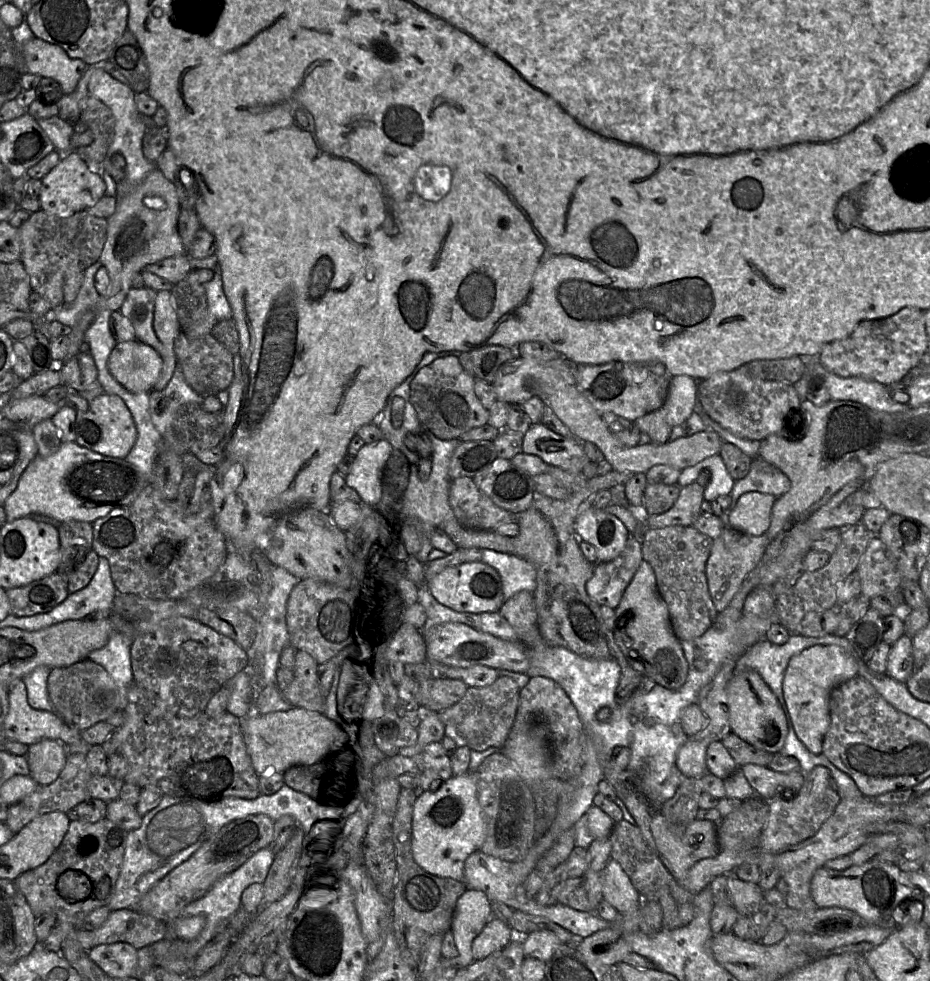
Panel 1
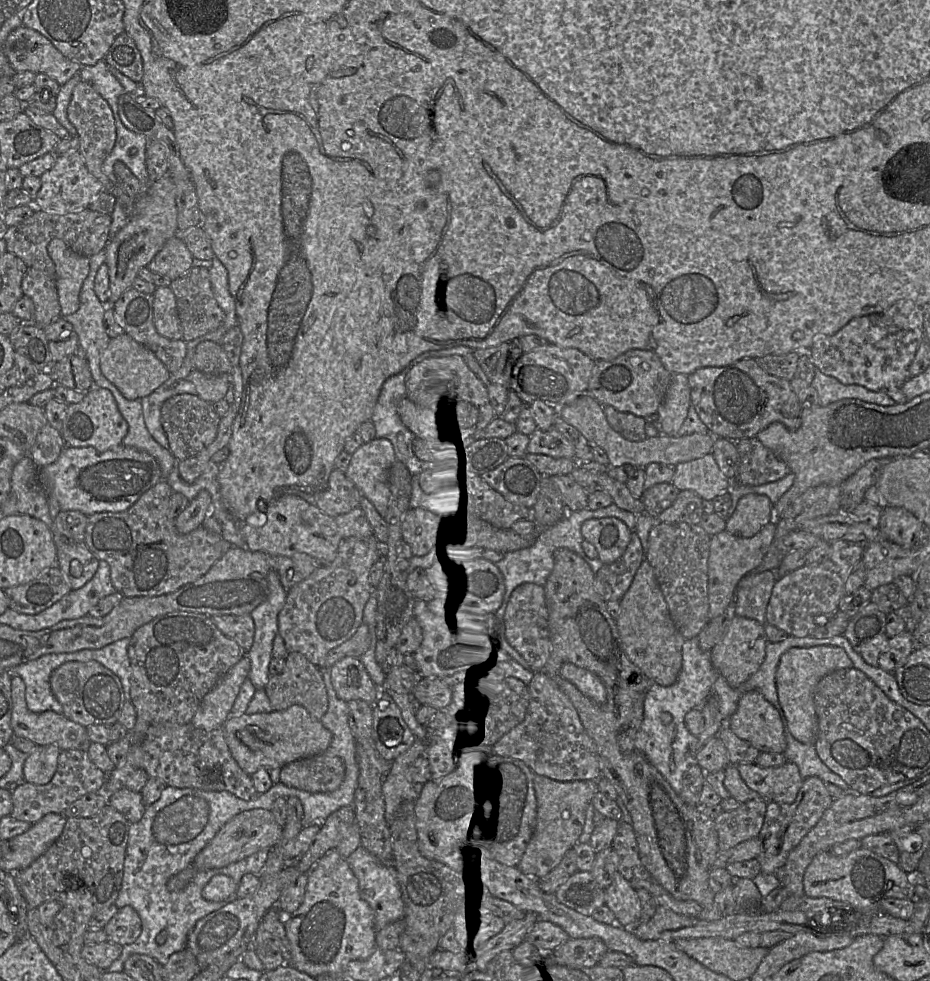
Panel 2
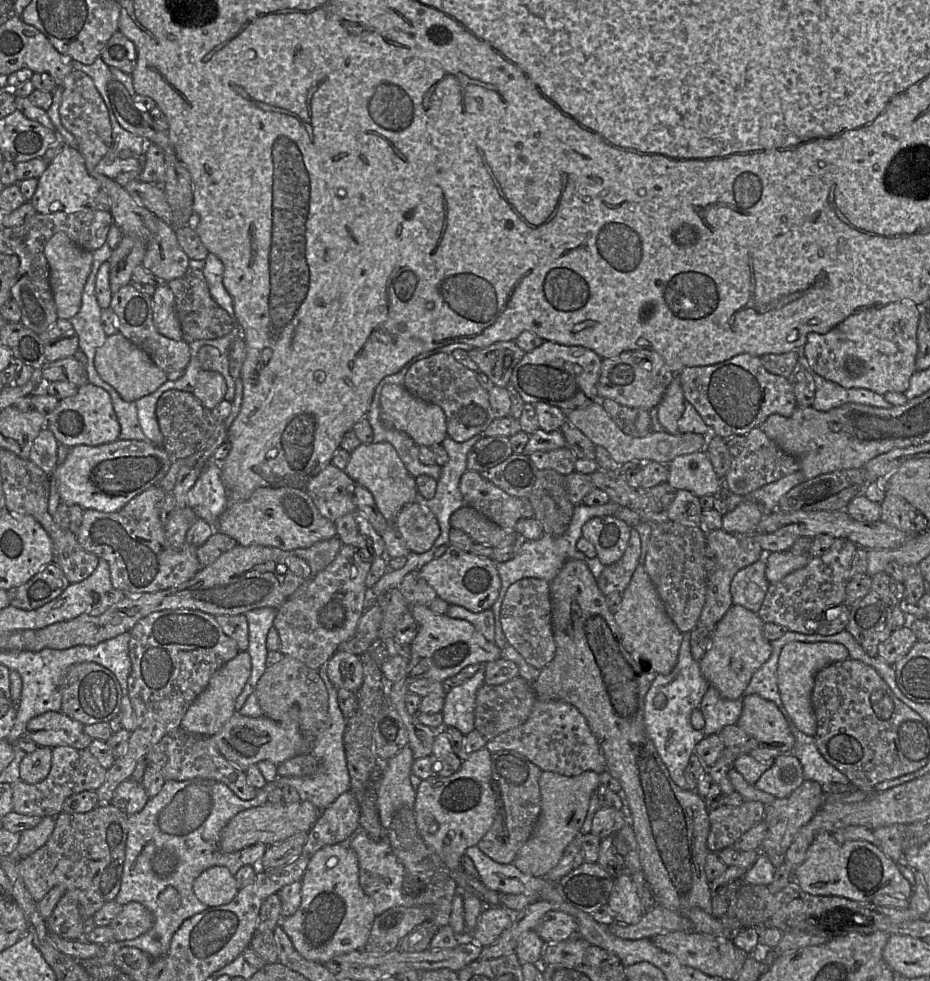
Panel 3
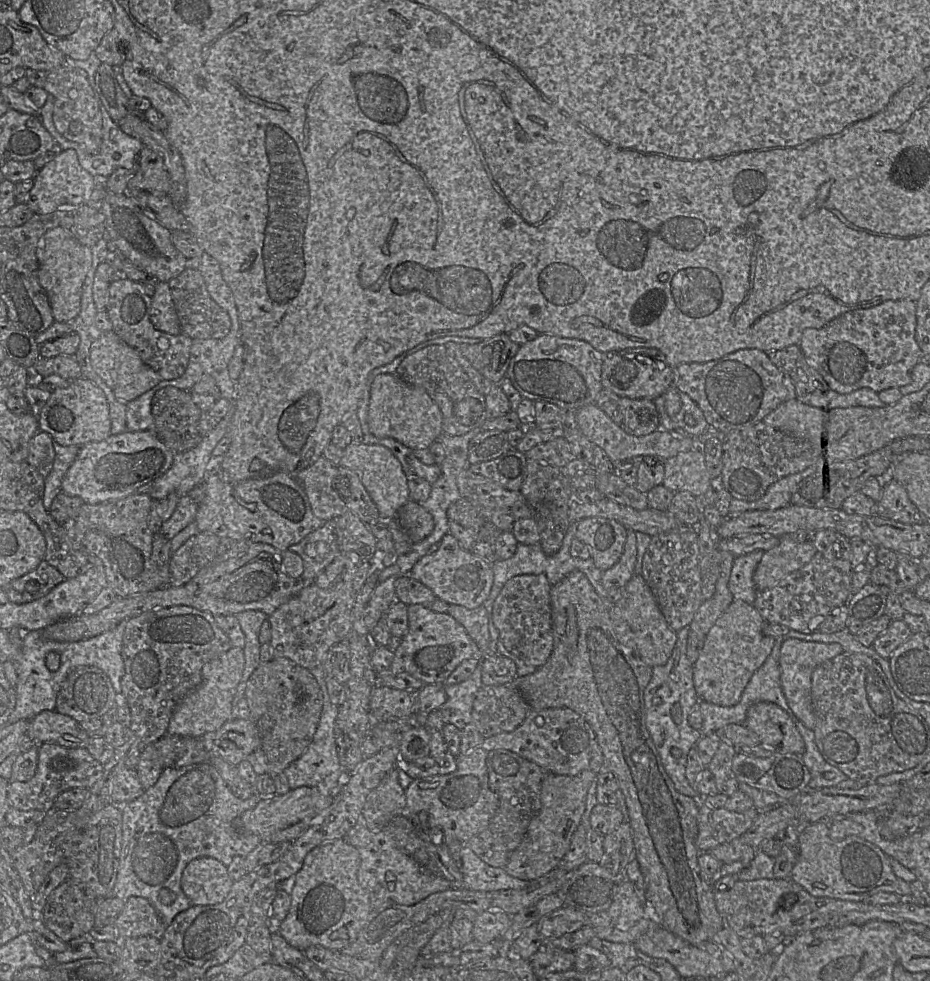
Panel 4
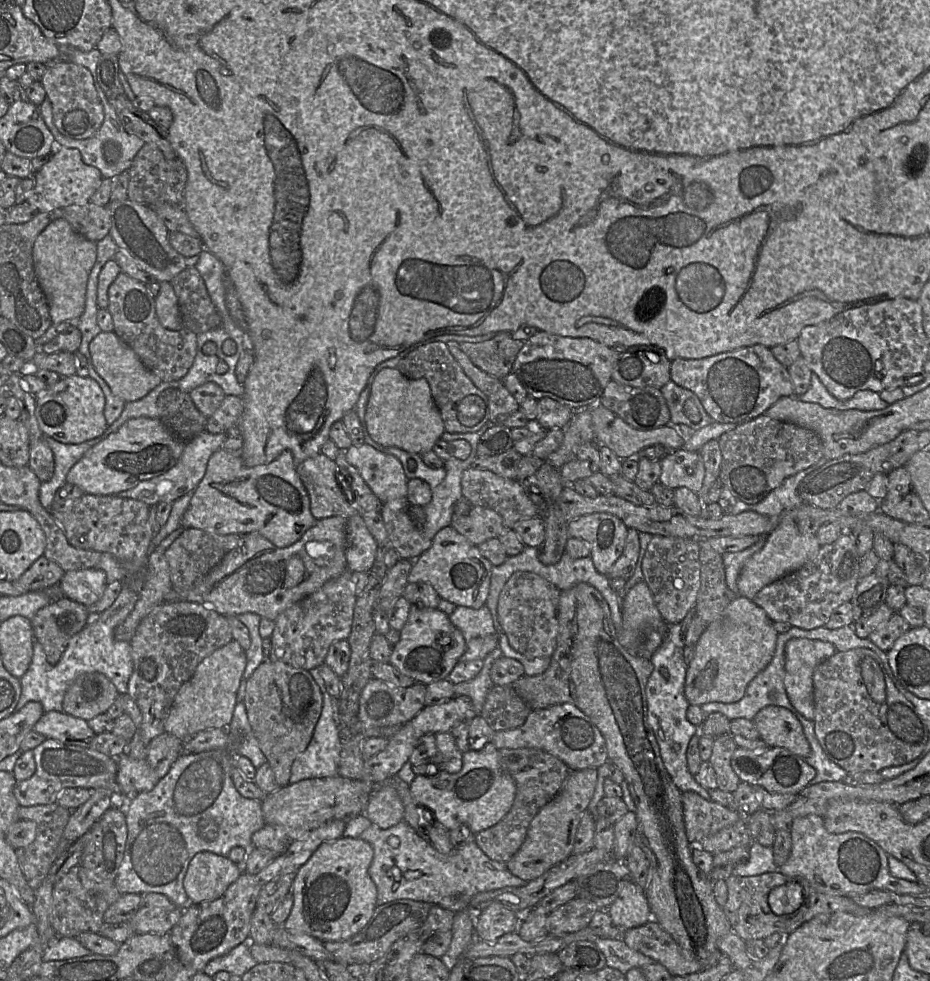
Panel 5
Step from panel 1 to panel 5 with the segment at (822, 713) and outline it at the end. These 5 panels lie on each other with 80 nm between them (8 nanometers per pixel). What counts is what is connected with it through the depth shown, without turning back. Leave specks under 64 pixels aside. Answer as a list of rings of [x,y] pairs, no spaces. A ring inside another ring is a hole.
[[[793,638],[785,646],[784,686],[793,707],[806,719],[814,720],[813,672],[815,668],[837,652],[835,646],[826,641]]]

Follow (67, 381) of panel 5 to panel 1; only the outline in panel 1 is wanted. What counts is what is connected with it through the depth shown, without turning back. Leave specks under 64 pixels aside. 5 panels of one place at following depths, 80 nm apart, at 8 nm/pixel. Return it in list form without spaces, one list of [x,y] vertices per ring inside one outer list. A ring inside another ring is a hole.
[[[102,393],[89,402],[87,411],[77,411],[74,422],[75,442],[107,457],[126,459],[137,440],[137,429],[126,404],[120,397]]]

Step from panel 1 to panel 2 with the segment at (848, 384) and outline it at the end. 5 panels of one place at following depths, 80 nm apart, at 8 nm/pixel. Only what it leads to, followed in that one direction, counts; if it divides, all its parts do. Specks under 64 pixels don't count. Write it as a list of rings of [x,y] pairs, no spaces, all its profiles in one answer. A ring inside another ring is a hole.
[[[817,368],[812,386],[815,388],[818,406],[826,407],[842,399],[858,399],[880,406],[896,404],[884,391],[874,392],[860,385],[844,385],[837,379],[824,375]]]

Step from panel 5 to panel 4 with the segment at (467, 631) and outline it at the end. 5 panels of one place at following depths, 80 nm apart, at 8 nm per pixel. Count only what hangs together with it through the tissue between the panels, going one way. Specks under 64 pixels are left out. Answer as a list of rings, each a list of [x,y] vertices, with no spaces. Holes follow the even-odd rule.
[[[488,601],[475,609],[450,605],[448,614],[465,628],[484,656],[497,654],[499,632],[494,625],[493,610]]]

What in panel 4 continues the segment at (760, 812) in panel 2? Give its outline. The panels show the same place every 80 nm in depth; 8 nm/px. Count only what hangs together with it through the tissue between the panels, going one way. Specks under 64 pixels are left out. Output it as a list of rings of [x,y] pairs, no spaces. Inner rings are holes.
[[[700,799],[699,802],[696,846],[700,852],[708,852],[718,845],[741,837],[760,811],[754,806],[744,812],[734,812],[726,807],[712,808]]]

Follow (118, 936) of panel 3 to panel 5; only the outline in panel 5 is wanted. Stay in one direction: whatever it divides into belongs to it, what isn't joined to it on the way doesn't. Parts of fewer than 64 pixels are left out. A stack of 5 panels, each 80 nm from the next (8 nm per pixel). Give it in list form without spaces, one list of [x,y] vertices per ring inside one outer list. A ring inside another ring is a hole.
[[[146,893],[141,905],[128,921],[134,934],[170,933],[182,916],[183,910],[177,907],[166,895]]]

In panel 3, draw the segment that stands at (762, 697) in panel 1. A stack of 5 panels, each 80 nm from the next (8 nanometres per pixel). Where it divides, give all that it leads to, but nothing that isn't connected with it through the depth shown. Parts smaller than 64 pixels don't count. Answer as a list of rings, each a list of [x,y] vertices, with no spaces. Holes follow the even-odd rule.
[[[757,694],[743,700],[741,716],[736,723],[754,737],[760,746],[782,753],[792,753],[795,738],[777,705]]]

